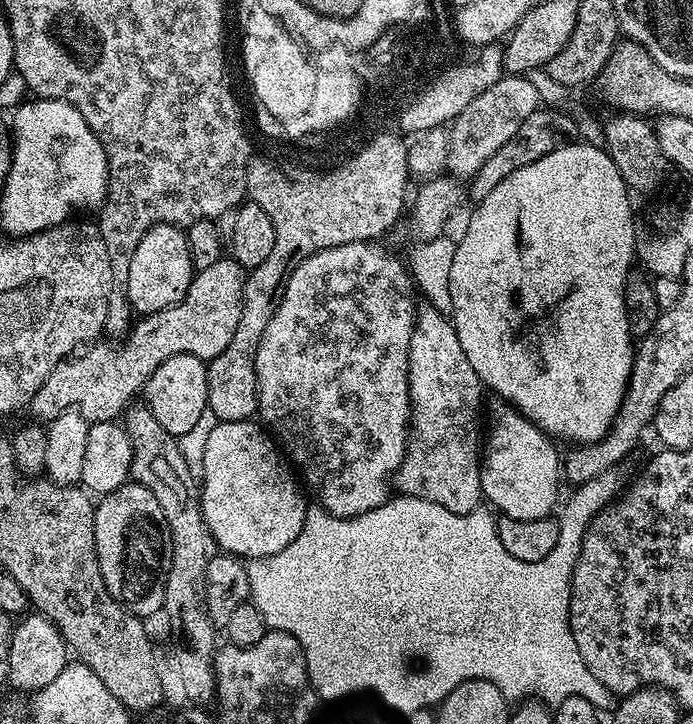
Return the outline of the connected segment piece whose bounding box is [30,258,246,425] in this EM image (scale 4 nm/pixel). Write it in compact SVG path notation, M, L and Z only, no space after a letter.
M221 258L214 266L193 275L180 303L161 312L141 315L123 337L121 348L116 342L96 342L54 366L50 378L46 378L46 382L38 386L38 394L34 394L30 405L30 412L36 415L33 417L40 422L51 422L58 414L74 410L89 425L115 421L141 395L150 374L154 374L166 358L190 354L207 362L222 354L238 327L238 318L242 318L245 275L238 261Z

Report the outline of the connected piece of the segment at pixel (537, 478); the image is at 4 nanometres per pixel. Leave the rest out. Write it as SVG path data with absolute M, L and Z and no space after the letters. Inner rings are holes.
M494 401L486 418L480 463L481 495L502 512L505 519L547 519L557 507L558 480L562 478L560 454L547 433L531 423L511 404ZM556 504L556 505L555 505ZM553 510L553 512L551 512Z

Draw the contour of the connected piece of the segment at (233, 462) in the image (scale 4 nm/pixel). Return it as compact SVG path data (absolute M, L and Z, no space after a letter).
M246 419L221 420L216 423L214 430L210 430L210 438L206 438L206 450L198 466L199 475L202 477L198 484L200 509L208 533L221 553L243 558L245 561L278 554L278 550L286 550L286 546L290 546L290 542L298 538L310 507L309 501L304 501L305 489L297 473L282 455L277 441L259 423L252 423L256 422Z

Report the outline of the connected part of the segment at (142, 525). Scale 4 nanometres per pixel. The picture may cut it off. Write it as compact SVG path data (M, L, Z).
M127 482L99 497L94 518L94 546L98 550L102 582L106 582L106 590L110 590L123 608L141 618L163 609L172 541L168 538L166 518L162 518L162 506L158 506L158 498L154 498L146 486Z

